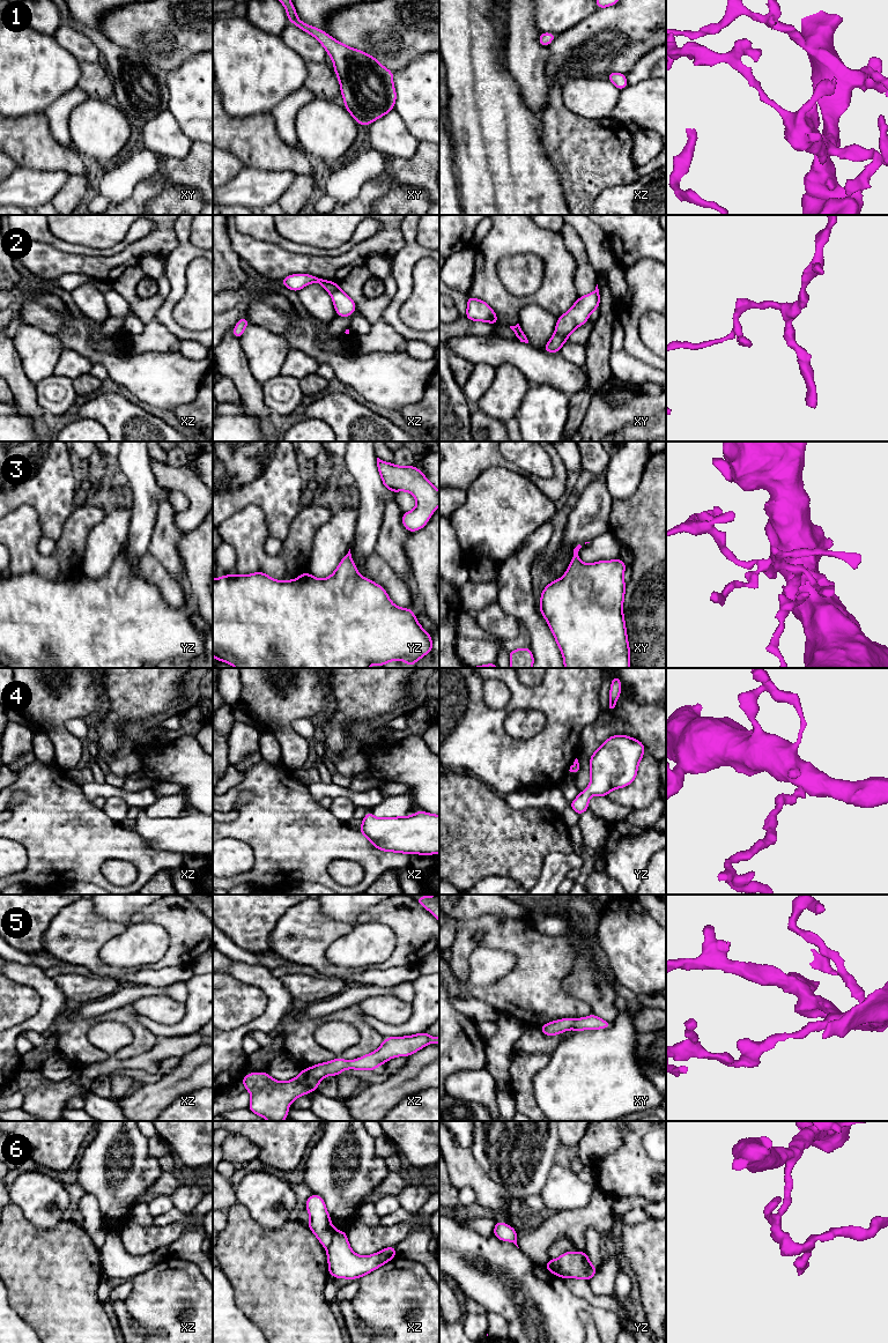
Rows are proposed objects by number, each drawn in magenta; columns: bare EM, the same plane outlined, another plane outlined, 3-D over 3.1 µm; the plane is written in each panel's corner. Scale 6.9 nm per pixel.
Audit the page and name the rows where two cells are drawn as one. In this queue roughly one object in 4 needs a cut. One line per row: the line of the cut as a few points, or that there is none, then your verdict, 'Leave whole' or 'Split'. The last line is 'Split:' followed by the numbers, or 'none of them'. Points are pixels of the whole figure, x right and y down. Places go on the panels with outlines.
1: No split. Leave whole
2: Split along xy (555, 332), (565, 340). Split
3: No split. Leave whole
4: No split. Leave whole
5: No split. Leave whole
6: Split along xz (335, 1230), (326, 1248). Split
Split: 2, 6

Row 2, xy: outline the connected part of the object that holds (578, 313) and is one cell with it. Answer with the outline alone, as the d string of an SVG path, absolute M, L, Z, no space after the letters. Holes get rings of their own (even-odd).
M598 284L595 290L582 296L577 302L560 318L555 326L555 333L568 341L569 335L579 326L584 325L590 314L599 307L600 292Z

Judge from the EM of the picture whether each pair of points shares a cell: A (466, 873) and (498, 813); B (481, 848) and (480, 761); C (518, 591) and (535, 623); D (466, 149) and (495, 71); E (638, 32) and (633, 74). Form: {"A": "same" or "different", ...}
{"A": "same", "B": "different", "C": "same", "D": "same", "E": "different"}

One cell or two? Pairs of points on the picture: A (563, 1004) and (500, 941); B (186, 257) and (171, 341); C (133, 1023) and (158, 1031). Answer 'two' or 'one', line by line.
A: one
B: two
C: two

